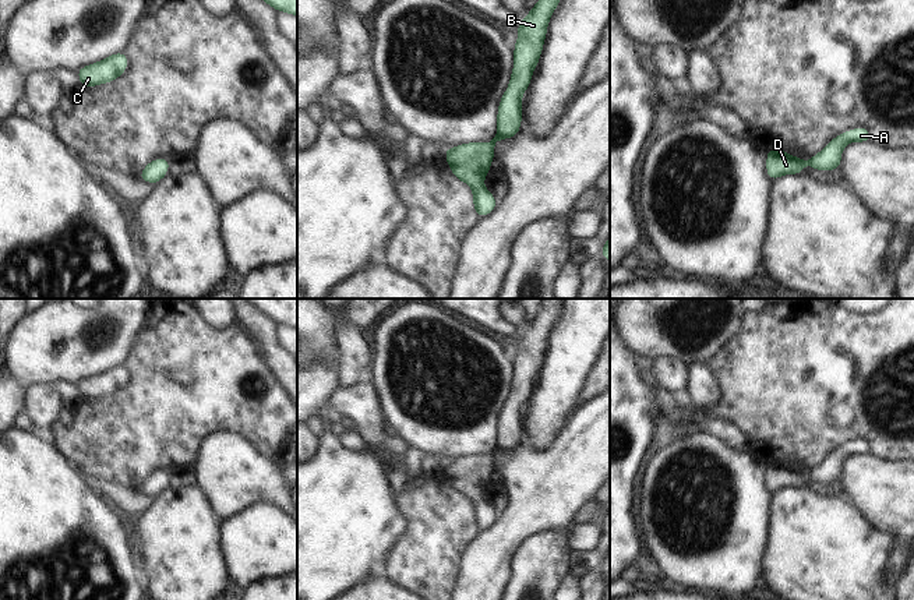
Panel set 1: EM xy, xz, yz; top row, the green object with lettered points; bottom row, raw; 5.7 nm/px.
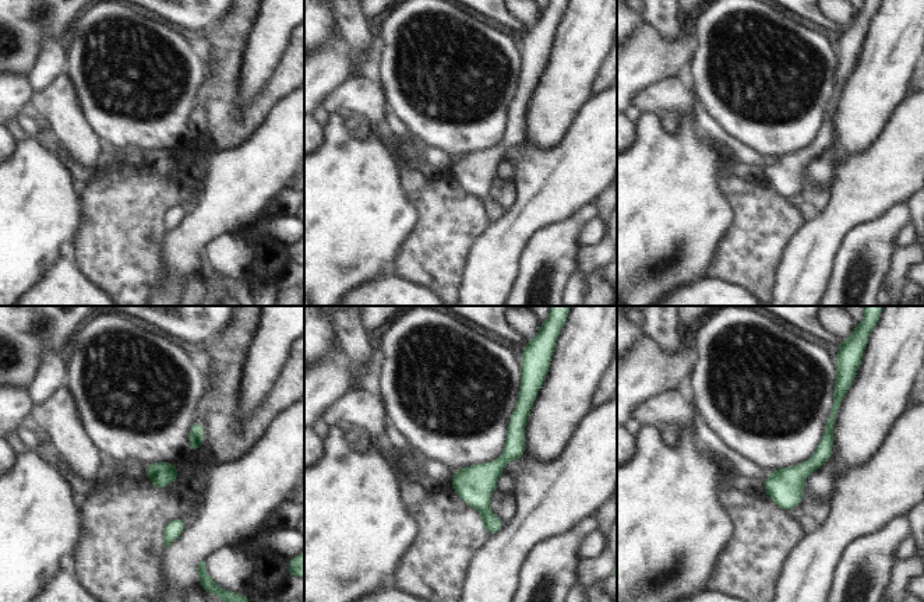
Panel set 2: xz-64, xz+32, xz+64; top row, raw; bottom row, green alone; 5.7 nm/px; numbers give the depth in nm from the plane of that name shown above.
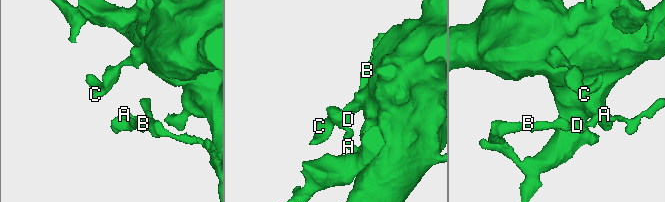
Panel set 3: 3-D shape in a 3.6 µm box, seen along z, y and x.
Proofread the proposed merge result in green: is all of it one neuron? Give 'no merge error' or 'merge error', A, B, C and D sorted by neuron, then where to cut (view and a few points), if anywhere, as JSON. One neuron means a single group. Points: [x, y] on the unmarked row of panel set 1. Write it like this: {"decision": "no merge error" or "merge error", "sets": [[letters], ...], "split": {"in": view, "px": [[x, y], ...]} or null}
{"decision": "no merge error", "sets": [["A", "B", "C", "D"]], "split": null}

